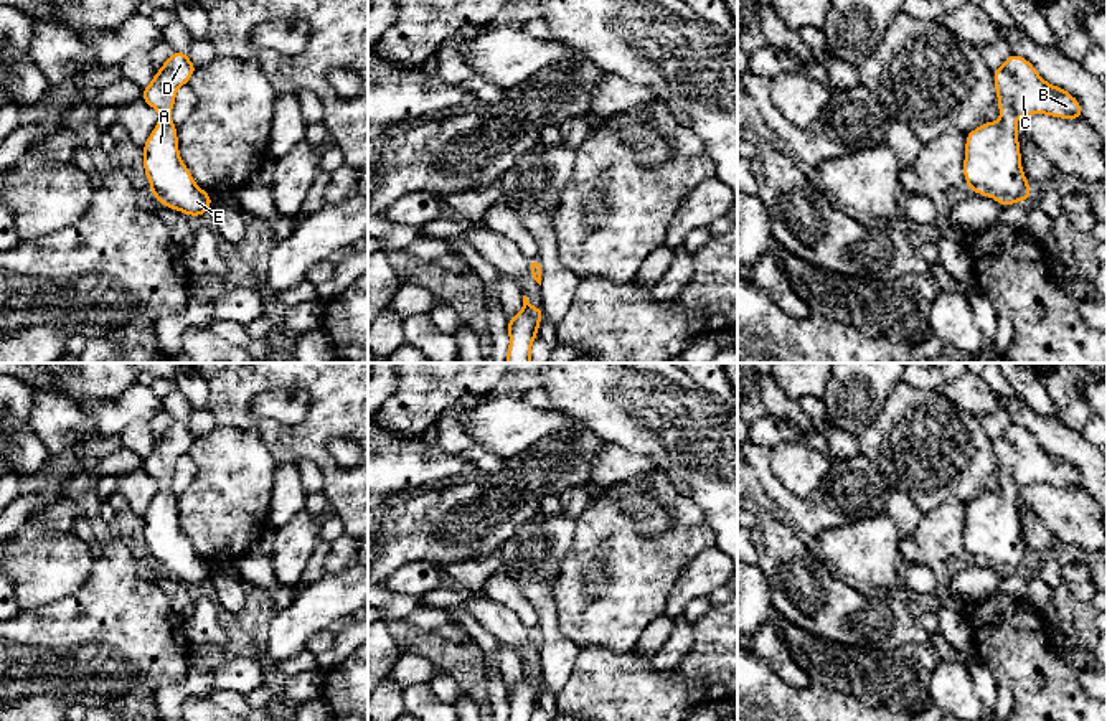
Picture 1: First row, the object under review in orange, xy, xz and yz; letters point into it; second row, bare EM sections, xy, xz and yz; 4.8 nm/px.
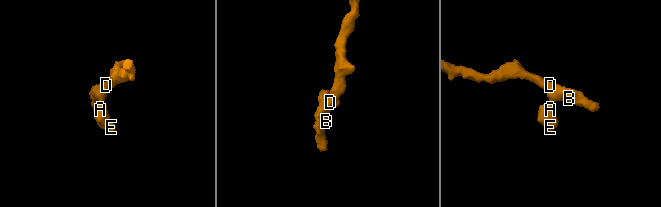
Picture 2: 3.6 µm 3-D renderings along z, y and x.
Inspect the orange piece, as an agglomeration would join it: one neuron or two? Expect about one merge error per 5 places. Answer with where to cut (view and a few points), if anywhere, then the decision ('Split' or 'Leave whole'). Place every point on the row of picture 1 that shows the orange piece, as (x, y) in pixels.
No split. Leave whole

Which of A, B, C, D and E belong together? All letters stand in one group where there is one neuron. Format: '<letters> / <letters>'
A B C D E

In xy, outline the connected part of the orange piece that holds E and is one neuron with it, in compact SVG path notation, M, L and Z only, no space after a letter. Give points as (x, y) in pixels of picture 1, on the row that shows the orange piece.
M173 51L142 91L142 99L160 115L142 148L144 170L158 203L190 216L201 216L208 213L213 198L195 183L181 162L177 125L170 119L177 91L188 84L195 71L196 66L186 53Z

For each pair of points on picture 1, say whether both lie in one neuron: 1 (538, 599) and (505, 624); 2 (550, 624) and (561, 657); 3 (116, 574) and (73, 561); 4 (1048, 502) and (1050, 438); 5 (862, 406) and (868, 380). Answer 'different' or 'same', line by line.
1: different
2: same
3: different
4: different
5: same

